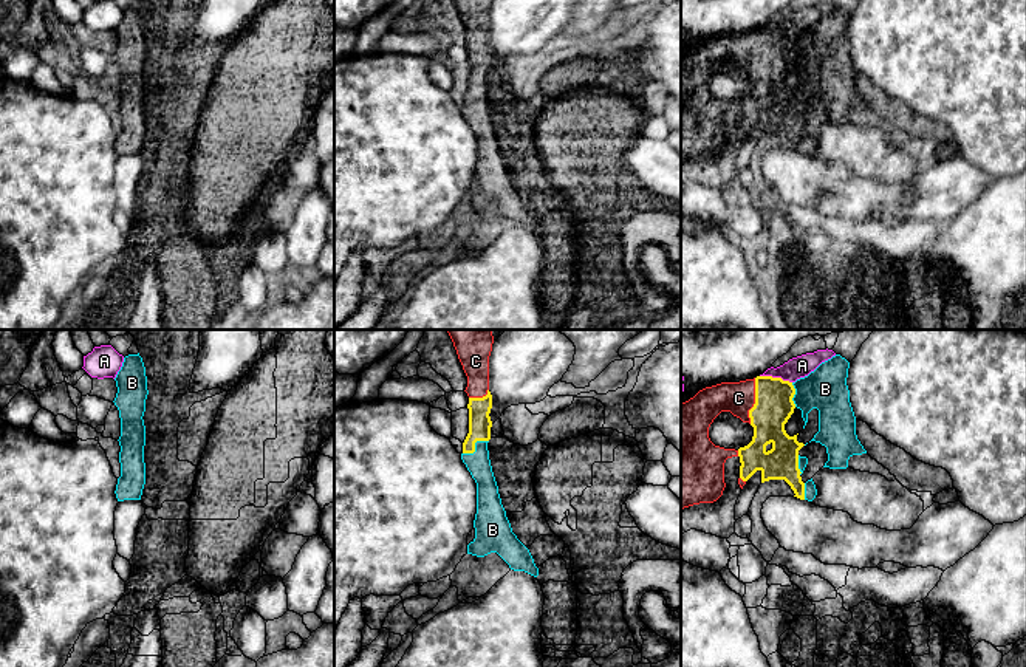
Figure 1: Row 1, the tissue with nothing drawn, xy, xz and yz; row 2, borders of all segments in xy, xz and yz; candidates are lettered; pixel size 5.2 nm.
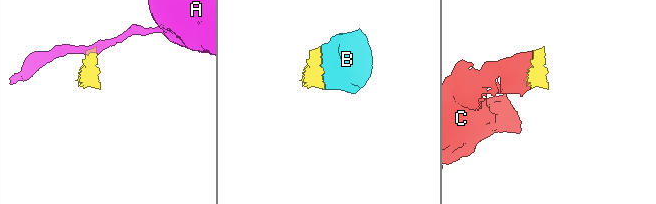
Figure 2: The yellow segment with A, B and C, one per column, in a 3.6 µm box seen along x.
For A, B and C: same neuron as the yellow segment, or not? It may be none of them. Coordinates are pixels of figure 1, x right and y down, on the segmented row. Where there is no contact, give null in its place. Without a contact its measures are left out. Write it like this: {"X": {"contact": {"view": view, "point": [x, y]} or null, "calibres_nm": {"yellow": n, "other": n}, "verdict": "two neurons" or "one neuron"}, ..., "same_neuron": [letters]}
{"A": {"contact": {"view": "yz", "point": [776, 378]}, "calibres_nm": {"yellow": 200, "other": 110}, "verdict": "two neurons"}, "B": {"contact": {"view": "xz", "point": [474, 446]}, "calibres_nm": {"yellow": 120, "other": 120}, "verdict": "one neuron"}, "C": {"contact": {"view": "yz", "point": [755, 401]}, "calibres_nm": {"yellow": 200, "other": 170}, "verdict": "one neuron"}, "same_neuron": ["B", "C"]}

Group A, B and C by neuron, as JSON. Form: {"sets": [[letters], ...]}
{"sets": [["A"], ["B", "C"]]}

